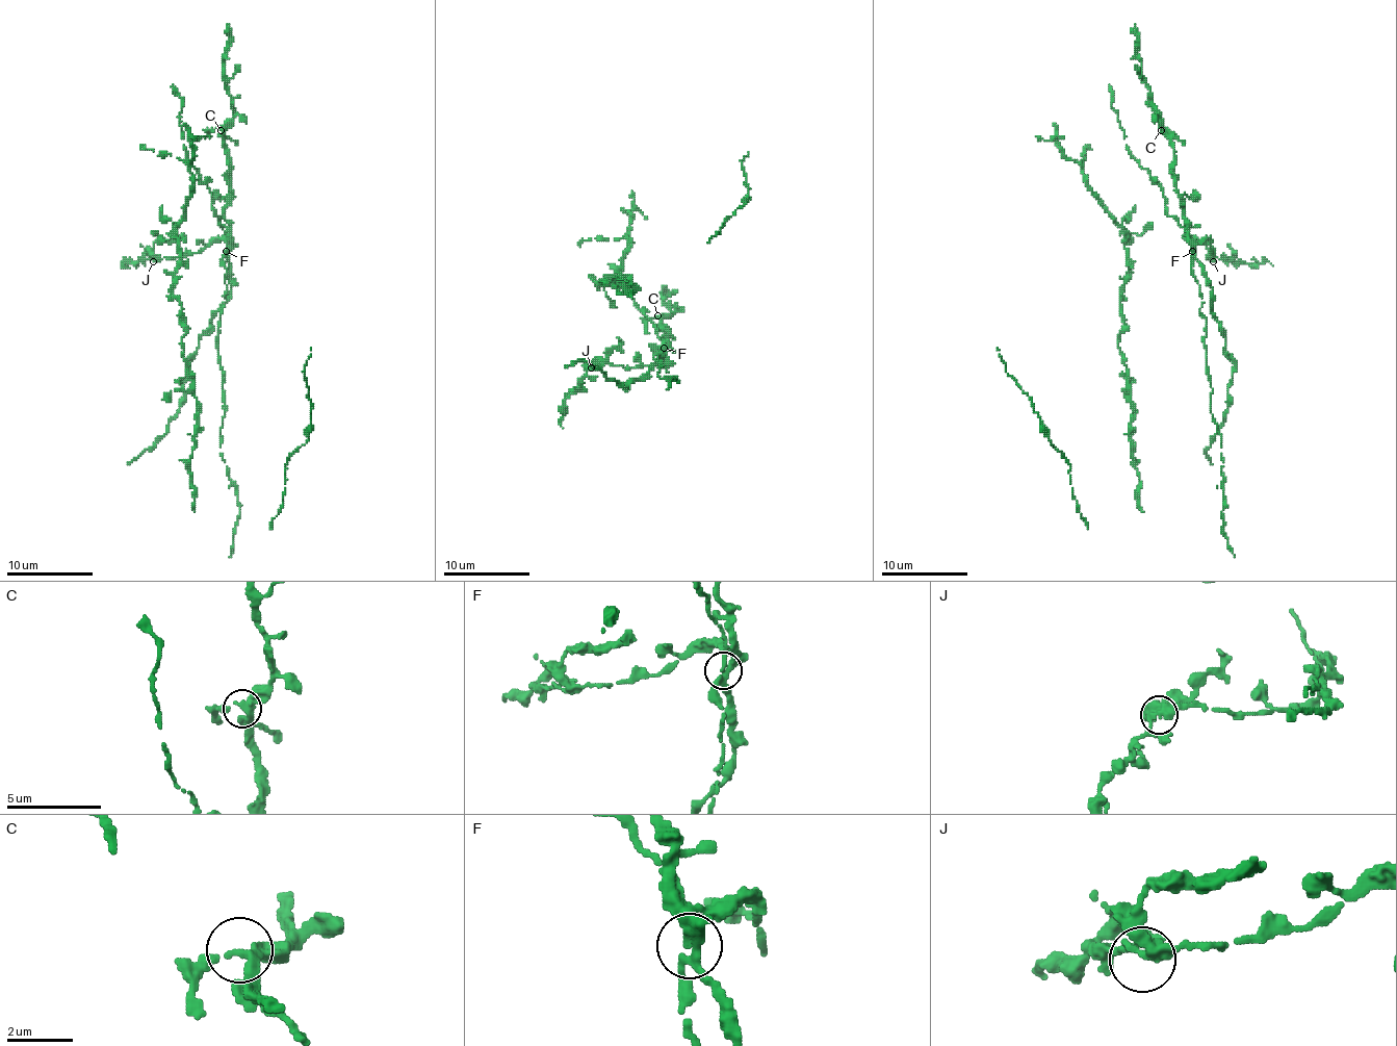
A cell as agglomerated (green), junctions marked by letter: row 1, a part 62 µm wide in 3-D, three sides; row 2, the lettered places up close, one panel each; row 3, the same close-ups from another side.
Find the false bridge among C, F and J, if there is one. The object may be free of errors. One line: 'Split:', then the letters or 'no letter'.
Split: F

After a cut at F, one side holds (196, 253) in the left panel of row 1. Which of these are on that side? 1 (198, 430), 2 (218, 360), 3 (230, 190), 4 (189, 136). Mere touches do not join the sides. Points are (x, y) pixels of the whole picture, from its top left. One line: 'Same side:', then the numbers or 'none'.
Same side: 1, 3, 4

